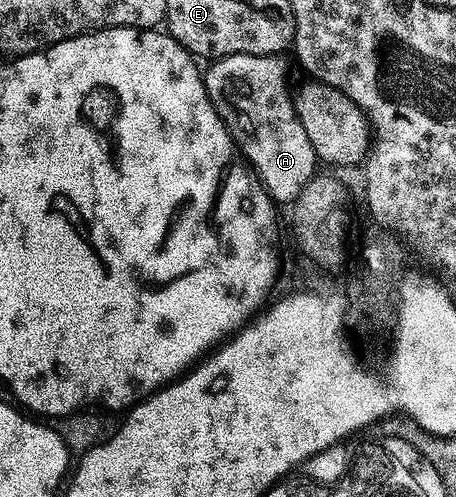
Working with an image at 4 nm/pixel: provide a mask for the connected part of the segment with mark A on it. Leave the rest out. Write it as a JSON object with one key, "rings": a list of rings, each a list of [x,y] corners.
{"rings":[[[237,52],[231,56],[224,57],[222,60],[213,61],[213,63],[209,65],[210,69],[205,69],[204,79],[206,81],[206,93],[214,104],[214,109],[218,111],[220,118],[226,123],[226,128],[231,136],[233,136],[234,143],[238,145],[239,152],[241,152],[243,157],[248,161],[250,167],[257,172],[258,179],[265,184],[267,194],[276,202],[282,202],[282,200],[293,202],[297,196],[301,194],[302,188],[315,177],[316,169],[314,169],[314,164],[316,165],[316,157],[312,150],[312,142],[308,142],[308,134],[304,130],[304,126],[300,126],[300,122],[298,121],[298,114],[294,108],[295,97],[292,95],[292,88],[290,92],[290,80],[286,77],[286,64],[282,59],[283,57],[278,54],[273,56],[257,56],[256,54],[240,54]]]}

